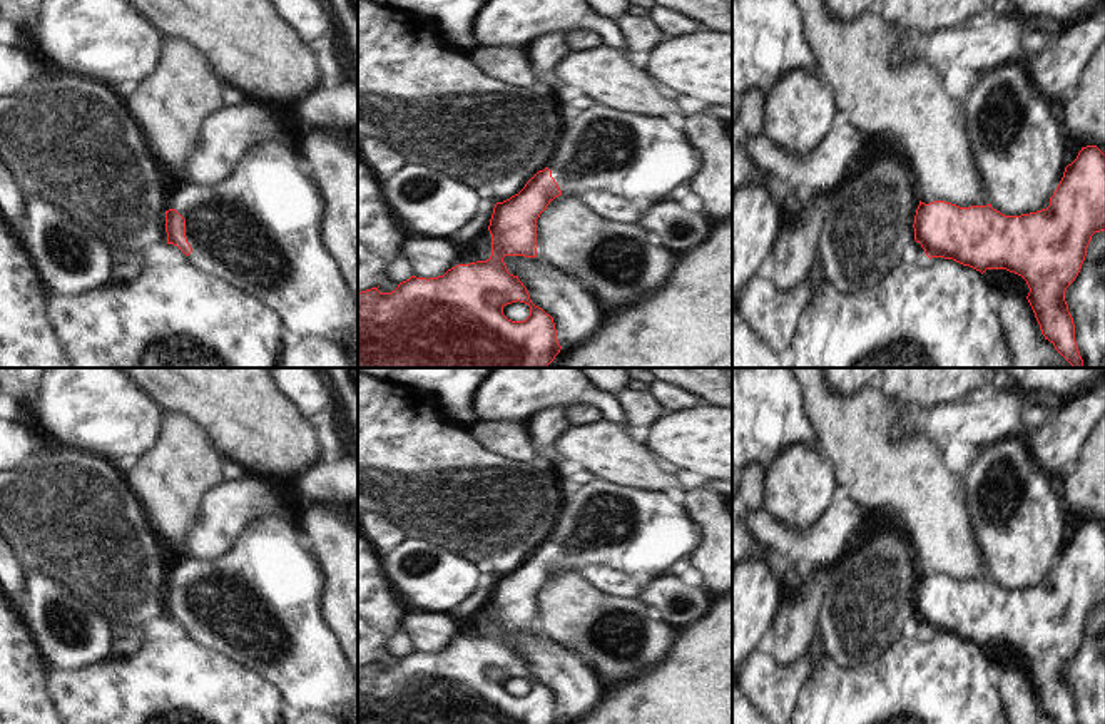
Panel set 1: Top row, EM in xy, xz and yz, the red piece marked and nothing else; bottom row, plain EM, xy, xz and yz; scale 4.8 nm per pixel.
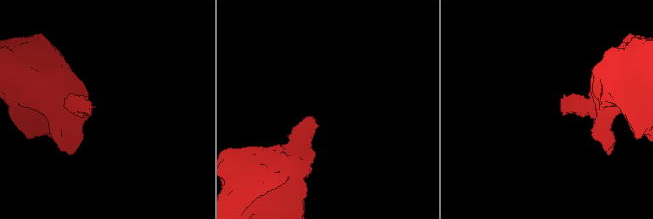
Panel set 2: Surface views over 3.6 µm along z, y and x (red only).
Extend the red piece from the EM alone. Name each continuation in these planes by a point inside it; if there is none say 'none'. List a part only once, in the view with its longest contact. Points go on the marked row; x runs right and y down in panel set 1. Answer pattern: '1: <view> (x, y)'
1: xy (258, 229)

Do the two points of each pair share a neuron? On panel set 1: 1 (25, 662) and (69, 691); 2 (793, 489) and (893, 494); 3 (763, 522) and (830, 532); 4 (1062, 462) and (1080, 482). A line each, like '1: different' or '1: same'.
1: different
2: different
3: same
4: different

